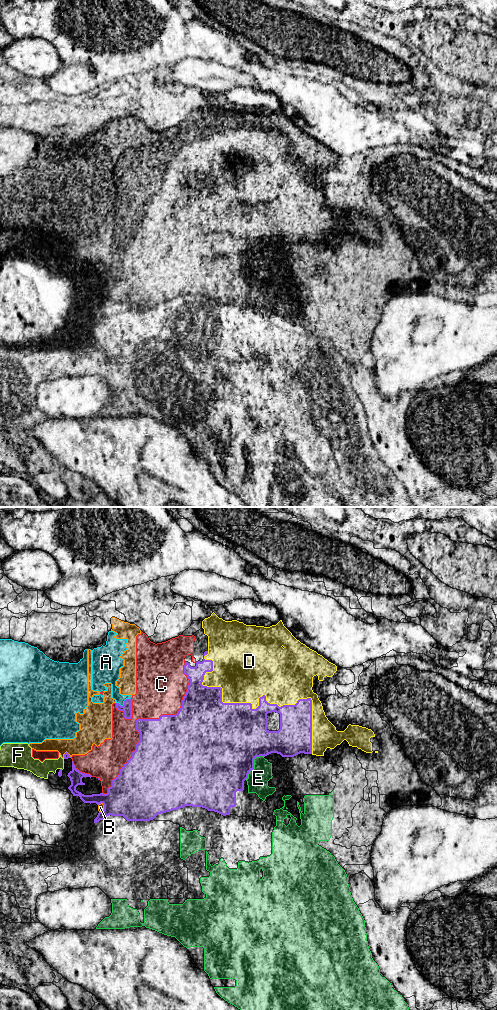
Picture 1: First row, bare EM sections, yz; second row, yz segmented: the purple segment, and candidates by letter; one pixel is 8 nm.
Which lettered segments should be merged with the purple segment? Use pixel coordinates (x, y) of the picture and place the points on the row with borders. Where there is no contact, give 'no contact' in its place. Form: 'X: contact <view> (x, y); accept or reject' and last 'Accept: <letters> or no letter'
A: contact yz (124, 703); reject
B: contact yz (104, 808); reject
C: contact yz (143, 719); reject
D: contact yz (259, 700); reject
E: contact yz (253, 765); reject
F: no contact; reject
Accept: no letter

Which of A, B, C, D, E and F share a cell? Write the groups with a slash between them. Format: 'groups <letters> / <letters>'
groups A B C D F / E

